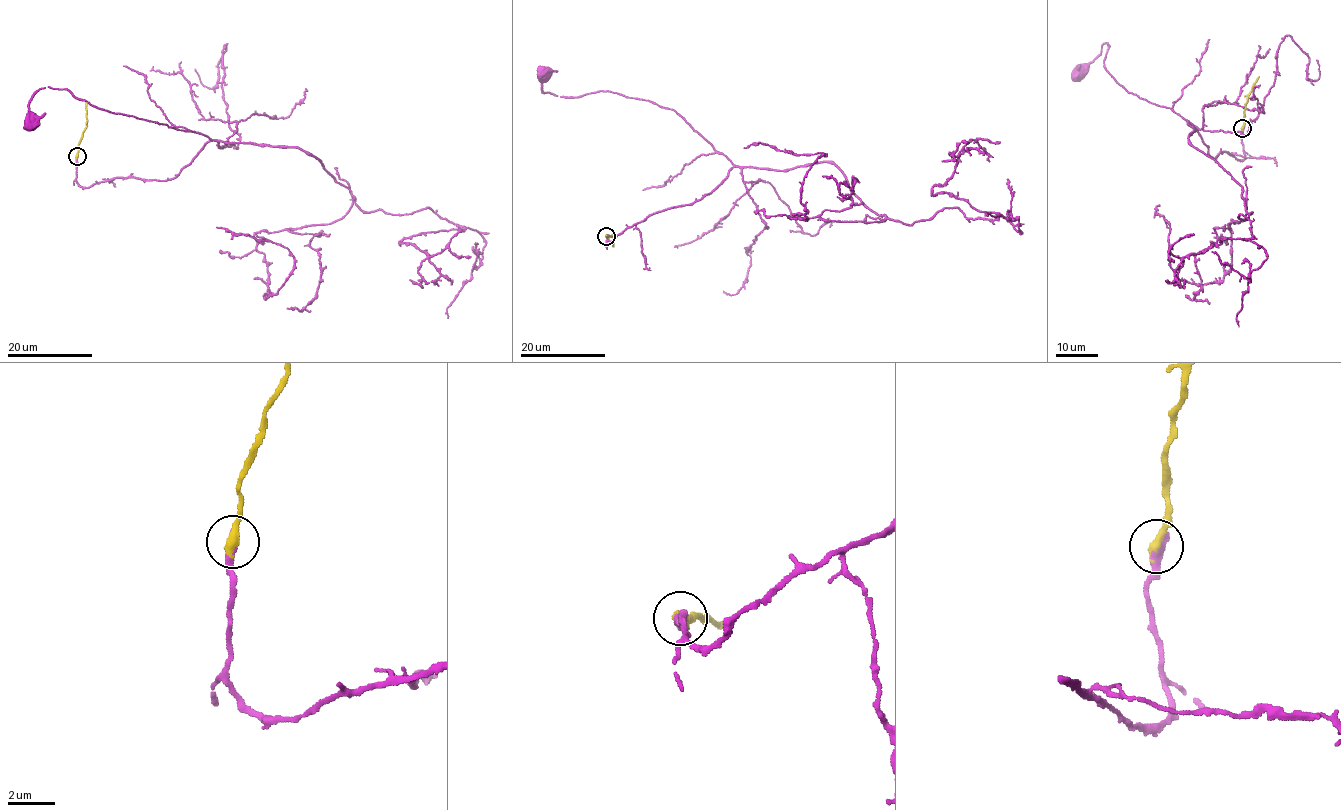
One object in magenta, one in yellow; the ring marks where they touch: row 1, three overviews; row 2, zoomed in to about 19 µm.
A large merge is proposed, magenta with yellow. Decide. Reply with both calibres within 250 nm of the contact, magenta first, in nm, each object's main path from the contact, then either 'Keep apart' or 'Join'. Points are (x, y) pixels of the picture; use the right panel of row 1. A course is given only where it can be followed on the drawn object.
Thickness 400 nm (magenta) against 420 nm. Course of magenta: (1243, 127), (1245, 157), (1224, 152), (1213, 158), (1197, 129), (1105, 69), (1107, 42), (1079, 73). Course of yellow: (1243, 127), (1248, 95), (1259, 77). Join

